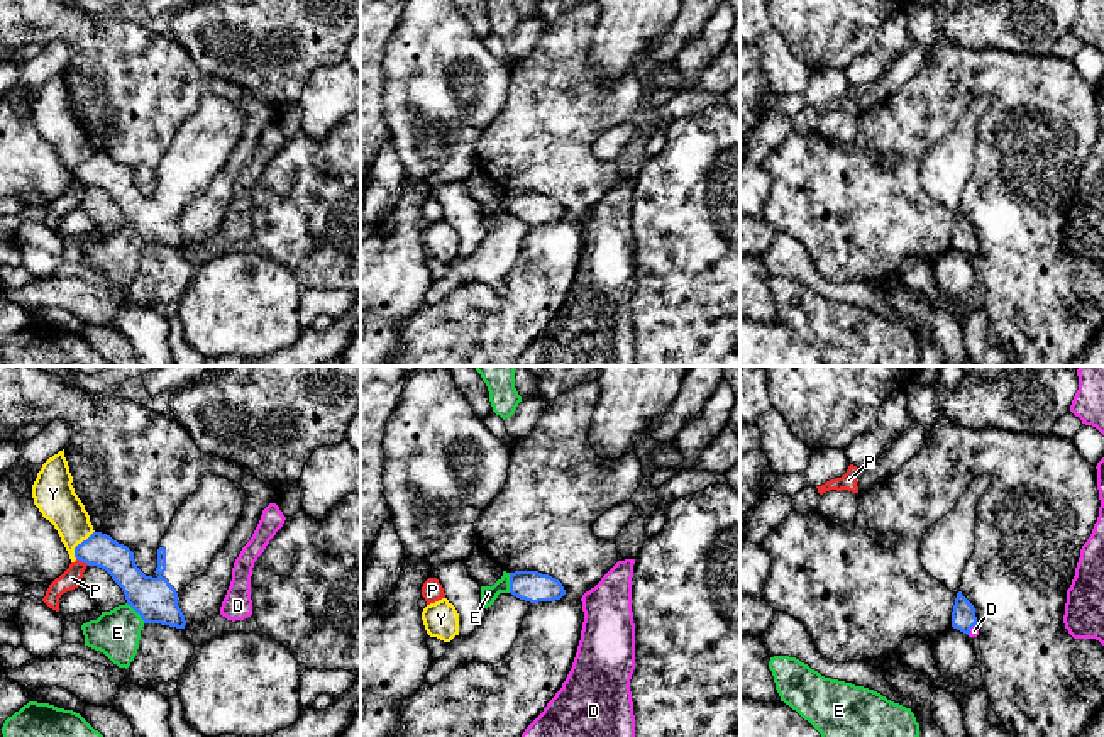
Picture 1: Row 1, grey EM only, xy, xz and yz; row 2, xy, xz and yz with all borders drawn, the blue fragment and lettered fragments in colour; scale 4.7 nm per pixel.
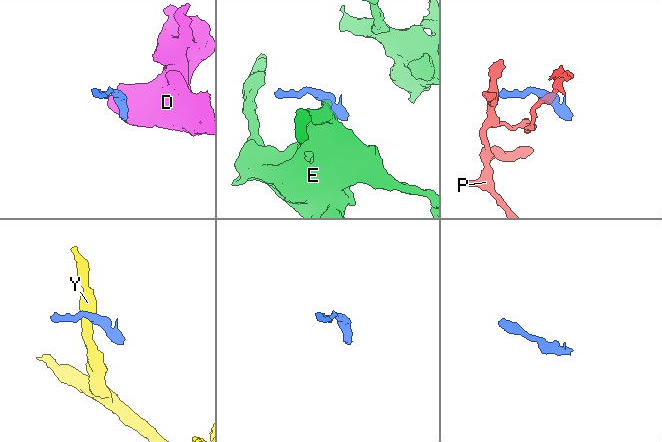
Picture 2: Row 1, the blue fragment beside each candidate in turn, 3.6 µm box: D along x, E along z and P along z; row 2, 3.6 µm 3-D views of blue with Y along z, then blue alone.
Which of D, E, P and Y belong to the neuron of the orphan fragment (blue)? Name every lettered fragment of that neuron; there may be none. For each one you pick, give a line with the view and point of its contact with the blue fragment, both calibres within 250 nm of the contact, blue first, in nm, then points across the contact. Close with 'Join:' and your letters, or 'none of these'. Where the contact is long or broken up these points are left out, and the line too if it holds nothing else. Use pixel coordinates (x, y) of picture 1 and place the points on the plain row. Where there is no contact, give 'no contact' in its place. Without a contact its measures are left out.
D: meets blue in yz at (971, 248); 110 nm thick on the blue side, 50 nm on the other; runs through yz (964, 238), (971, 248), (974, 251)
Join: D

